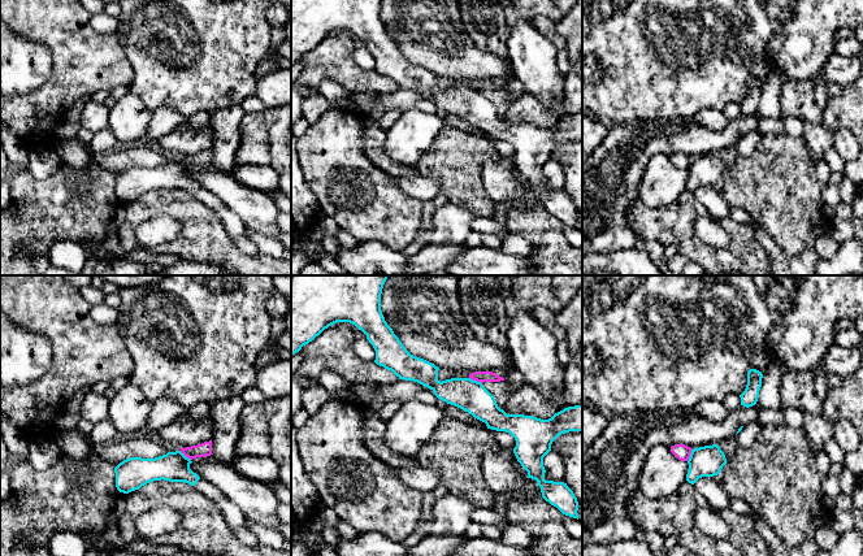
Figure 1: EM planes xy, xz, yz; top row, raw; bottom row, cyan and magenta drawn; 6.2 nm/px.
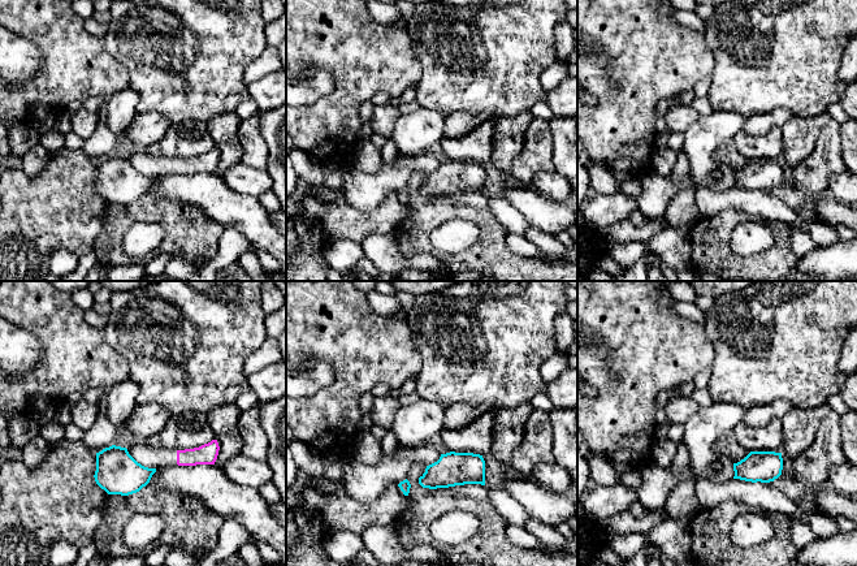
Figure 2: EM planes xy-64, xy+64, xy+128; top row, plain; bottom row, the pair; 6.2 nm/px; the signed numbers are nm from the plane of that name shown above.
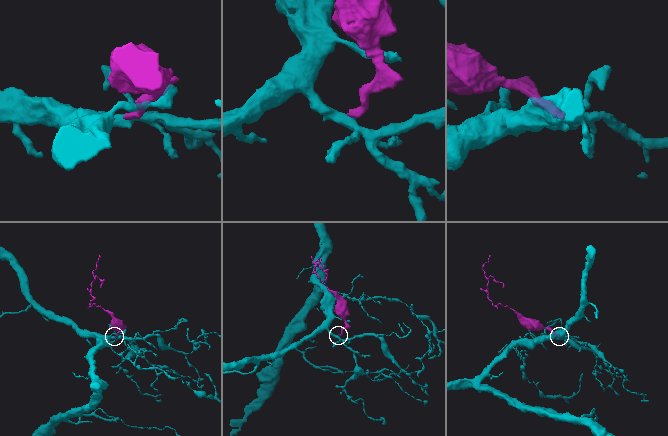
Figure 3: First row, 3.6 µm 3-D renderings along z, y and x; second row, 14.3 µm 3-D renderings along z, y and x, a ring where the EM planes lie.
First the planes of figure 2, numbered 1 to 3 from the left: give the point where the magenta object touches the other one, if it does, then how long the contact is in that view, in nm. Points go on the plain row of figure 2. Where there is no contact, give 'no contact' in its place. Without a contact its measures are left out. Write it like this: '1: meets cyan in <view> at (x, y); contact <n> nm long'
1: no contact
2: no contact
3: no contact

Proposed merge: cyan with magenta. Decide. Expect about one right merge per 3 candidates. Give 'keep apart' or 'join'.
keep apart

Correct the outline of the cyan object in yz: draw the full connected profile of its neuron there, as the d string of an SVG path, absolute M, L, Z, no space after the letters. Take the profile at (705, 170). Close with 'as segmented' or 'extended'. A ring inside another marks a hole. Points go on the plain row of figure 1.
M717 153L691 158L688 169L686 190L694 194L702 186L717 184L727 173L724 161Z; as segmented

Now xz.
M291 0L291 65L337 31L355 34L373 55L377 74L391 79L399 88L413 90L430 97L438 108L468 121L474 127L485 131L487 138L509 142L516 149L513 162L528 181L528 187L538 191L542 207L563 223L578 229L577 207L567 192L545 188L543 166L551 160L551 153L559 144L569 140L582 140L582 113L564 117L548 129L524 123L507 123L498 116L494 105L481 91L470 87L451 87L441 91L438 88L439 77L411 64L387 34L381 19L381 3L382 0Z; as segmented

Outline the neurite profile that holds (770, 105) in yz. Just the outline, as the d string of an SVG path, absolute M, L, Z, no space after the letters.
M772 73L762 87L762 96L756 113L762 117L781 118L780 94L785 79L779 73Z

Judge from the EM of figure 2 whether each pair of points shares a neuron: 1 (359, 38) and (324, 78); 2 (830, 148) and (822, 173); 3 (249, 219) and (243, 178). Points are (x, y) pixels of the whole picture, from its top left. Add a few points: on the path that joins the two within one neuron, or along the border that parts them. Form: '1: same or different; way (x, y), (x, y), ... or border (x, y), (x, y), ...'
1: different; border (299, 72), (327, 69), (332, 74), (334, 87)
2: same; way (827, 155), (822, 167)
3: different; border (221, 177), (236, 191), (258, 198)

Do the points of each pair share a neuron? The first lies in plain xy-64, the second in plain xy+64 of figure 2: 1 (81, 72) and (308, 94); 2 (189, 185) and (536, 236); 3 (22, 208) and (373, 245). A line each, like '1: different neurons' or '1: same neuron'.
1: different neurons
2: different neurons
3: different neurons

